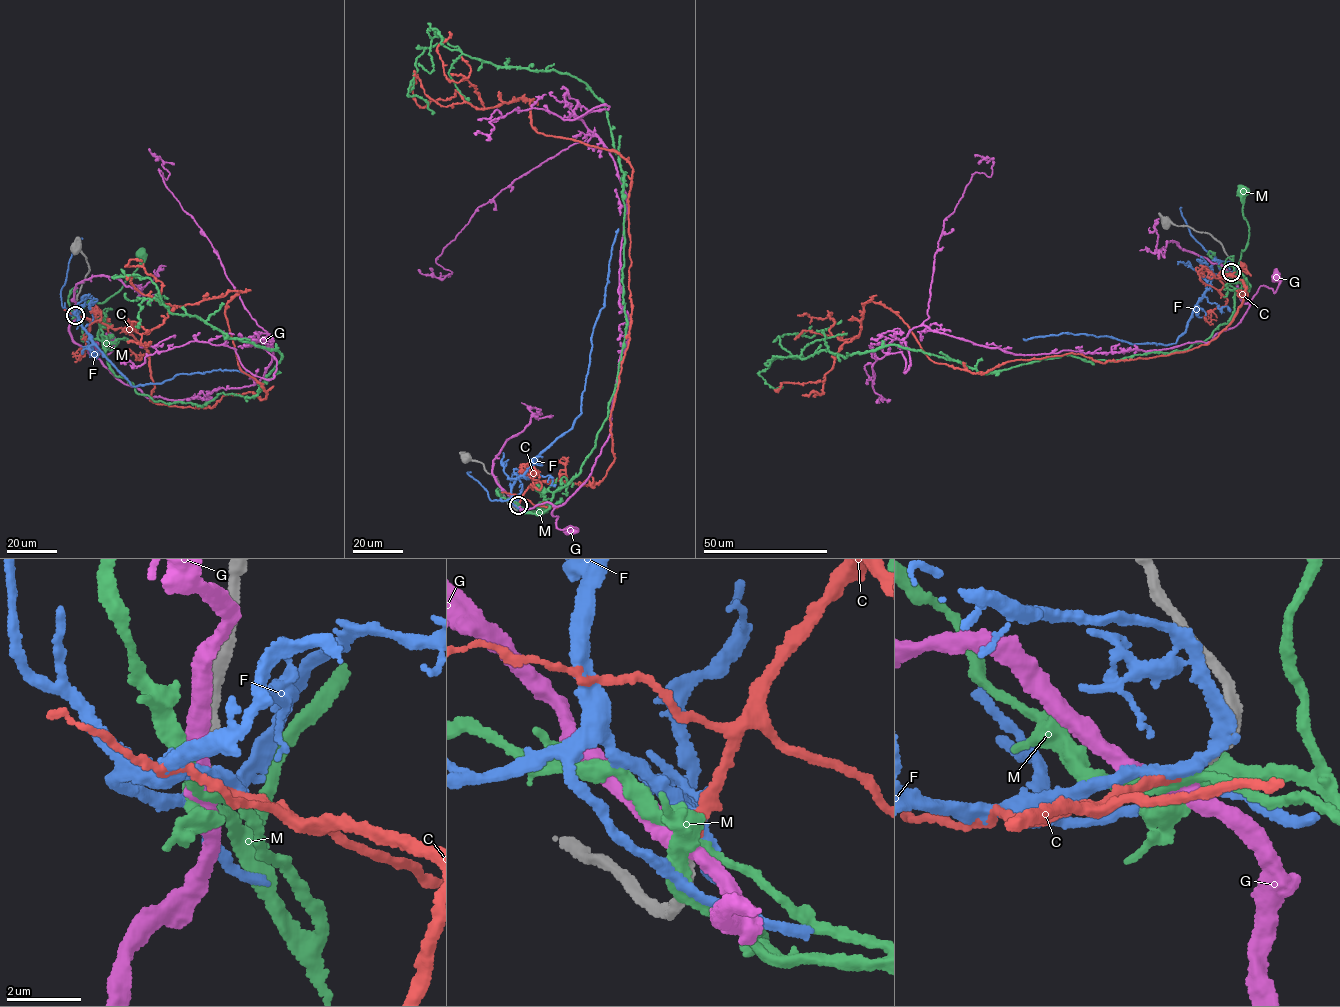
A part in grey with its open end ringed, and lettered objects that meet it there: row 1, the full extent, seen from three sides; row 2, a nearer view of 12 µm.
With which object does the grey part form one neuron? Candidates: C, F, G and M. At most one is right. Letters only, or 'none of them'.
C

